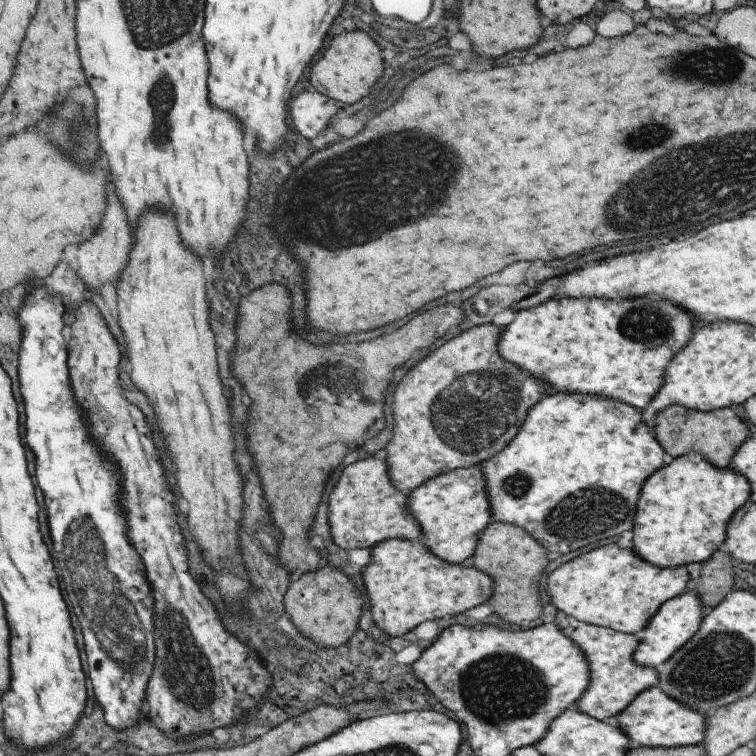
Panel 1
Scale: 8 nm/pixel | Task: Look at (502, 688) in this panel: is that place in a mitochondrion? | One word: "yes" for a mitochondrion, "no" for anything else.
yes

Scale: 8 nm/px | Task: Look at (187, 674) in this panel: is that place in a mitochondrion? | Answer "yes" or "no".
yes

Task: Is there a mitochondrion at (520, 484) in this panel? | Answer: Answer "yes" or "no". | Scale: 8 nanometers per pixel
yes

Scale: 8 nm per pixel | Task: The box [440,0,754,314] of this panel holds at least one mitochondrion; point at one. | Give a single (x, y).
(704, 65)

